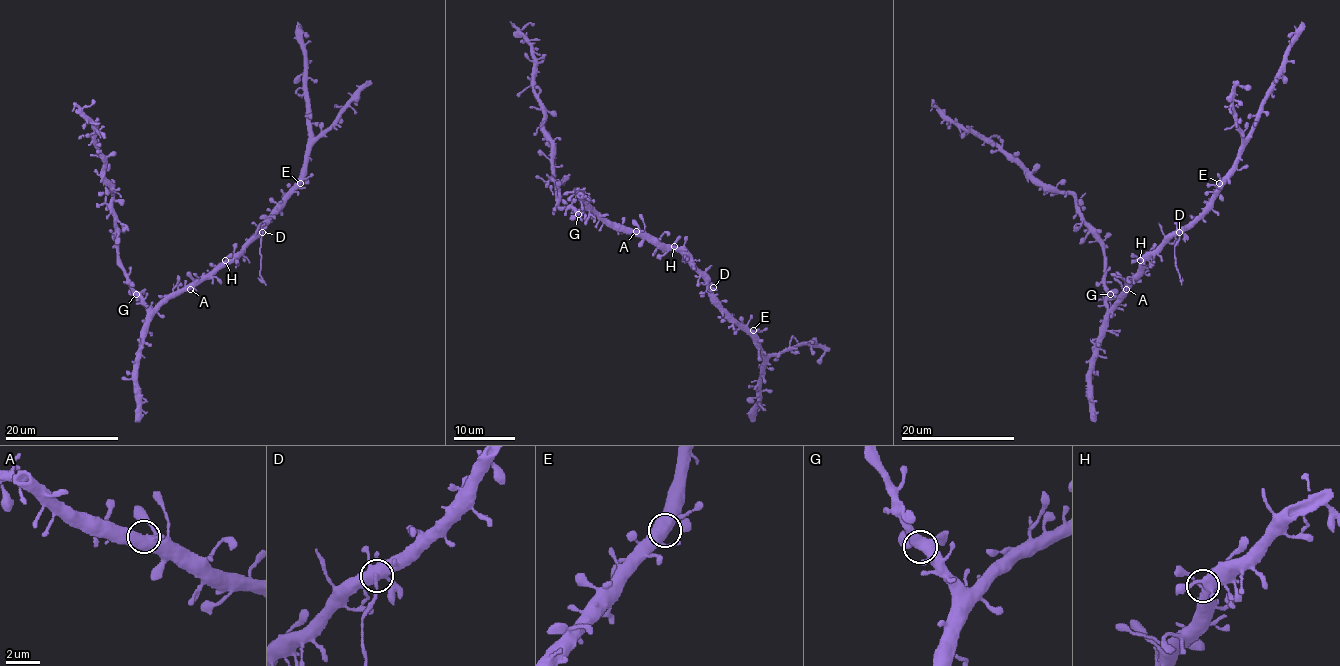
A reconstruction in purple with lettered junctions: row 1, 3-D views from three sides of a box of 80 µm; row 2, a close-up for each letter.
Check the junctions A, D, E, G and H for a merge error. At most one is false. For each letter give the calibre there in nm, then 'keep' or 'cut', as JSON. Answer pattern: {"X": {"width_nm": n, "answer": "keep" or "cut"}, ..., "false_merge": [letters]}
{"A": {"width_nm": 440, "answer": "keep"}, "D": {"width_nm": 360, "answer": "cut"}, "E": {"width_nm": 440, "answer": "keep"}, "G": {"width_nm": 380, "answer": "keep"}, "H": {"width_nm": 440, "answer": "keep"}, "false_merge": ["D"]}

